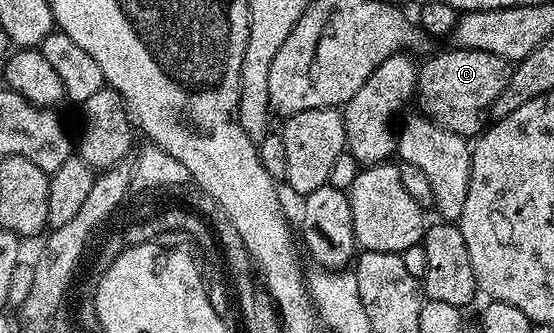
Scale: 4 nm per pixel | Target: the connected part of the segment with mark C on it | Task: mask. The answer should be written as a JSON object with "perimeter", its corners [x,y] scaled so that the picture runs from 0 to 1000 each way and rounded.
{"perimeter":[[[809,141],[803,159],[756,198],[747,291],[753,306],[758,300],[756,336],[764,348],[789,363],[801,387],[852,417],[875,384],[877,342],[915,258],[919,222],[919,186],[899,165],[861,147]]]}

